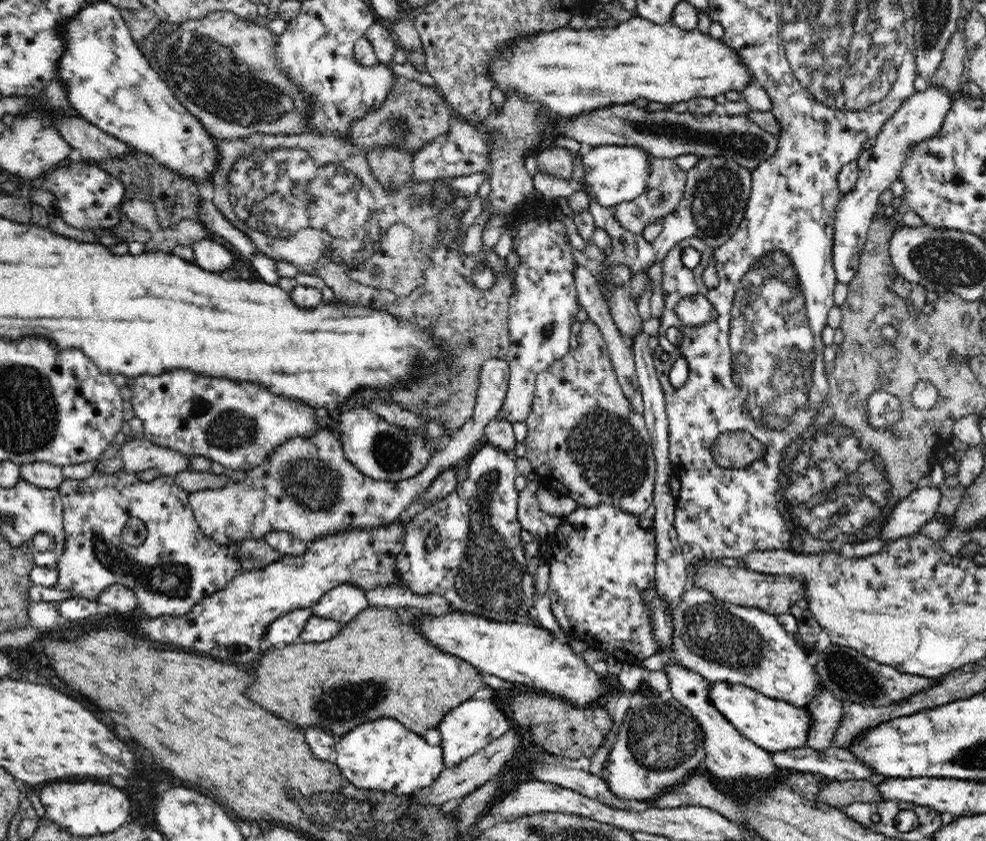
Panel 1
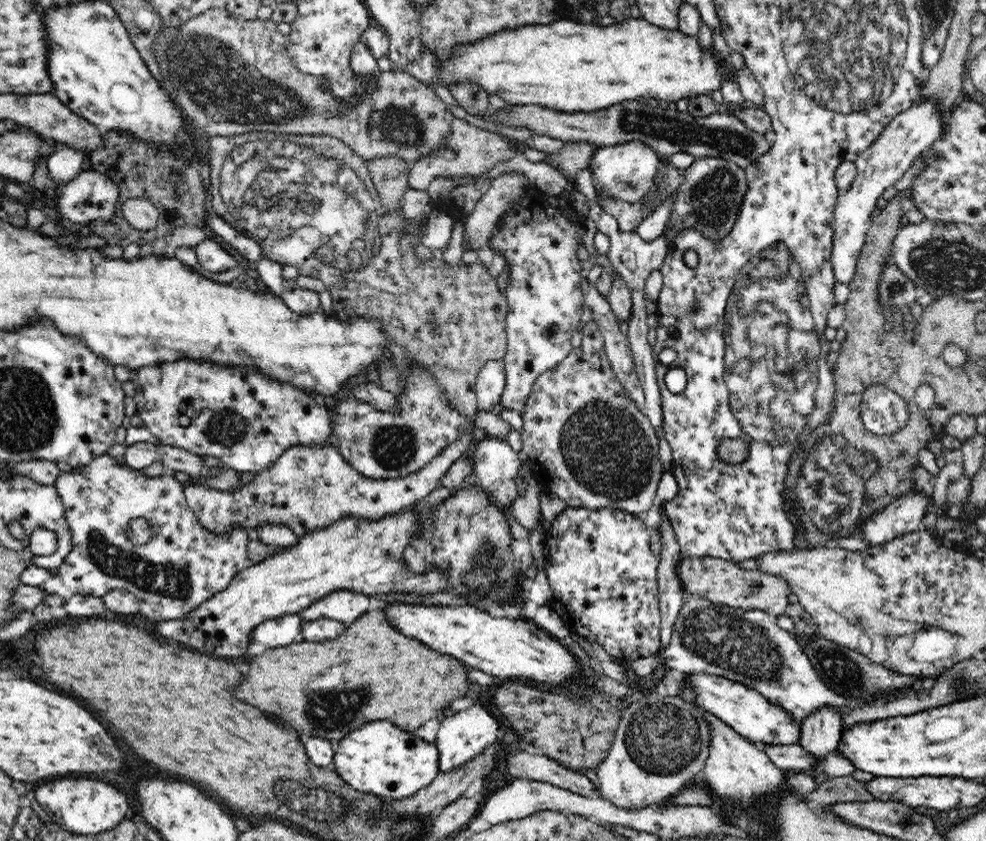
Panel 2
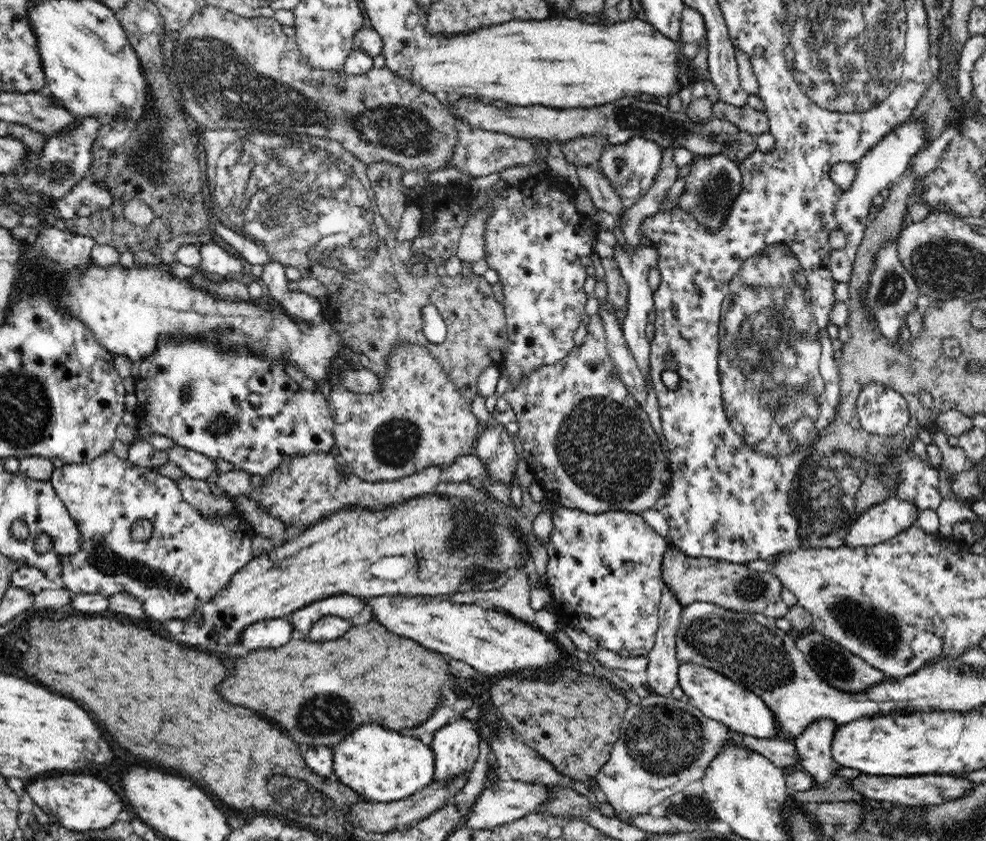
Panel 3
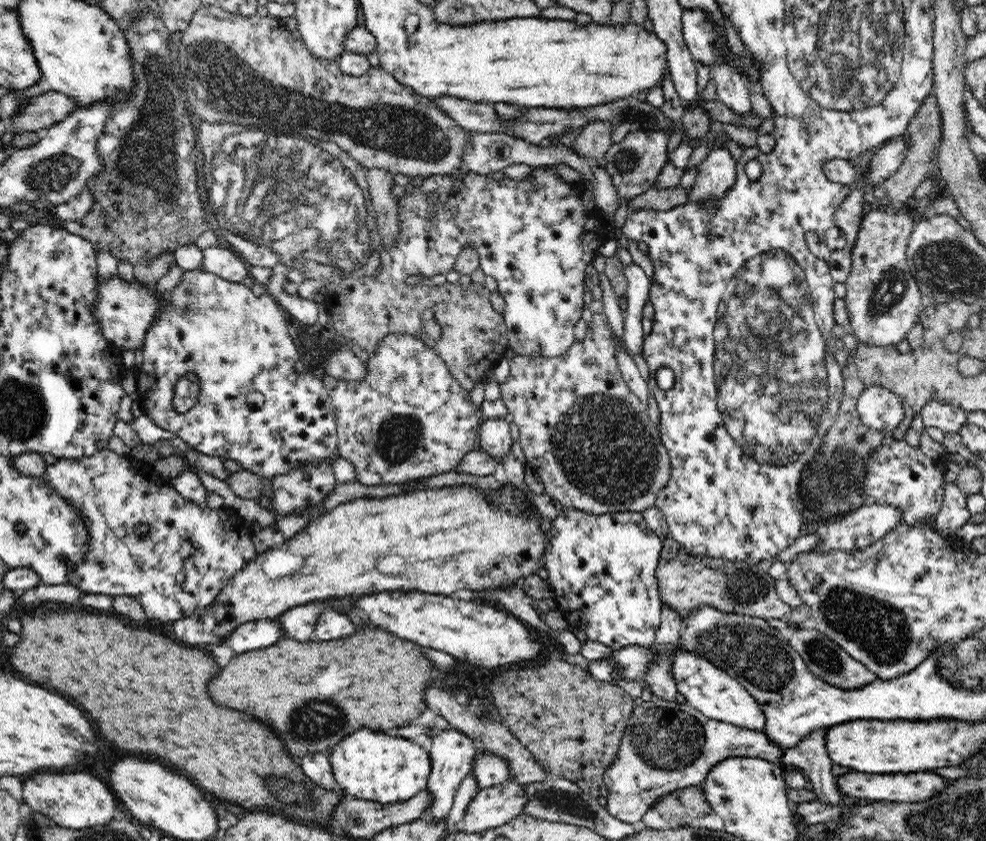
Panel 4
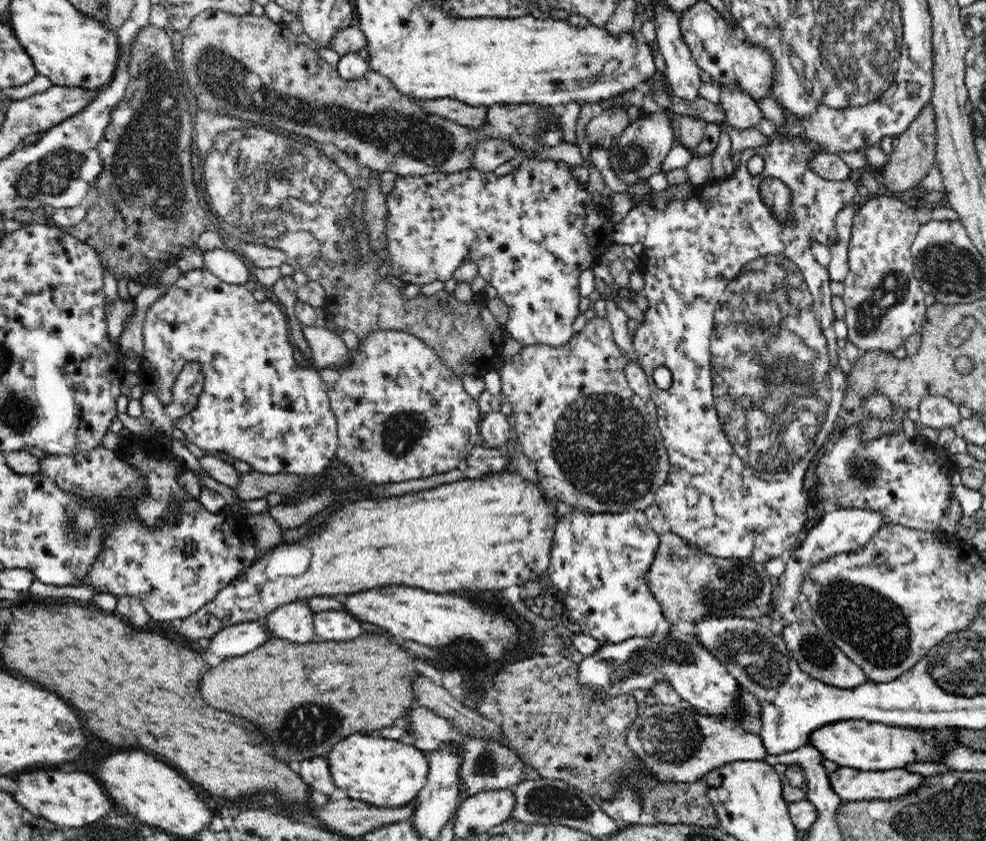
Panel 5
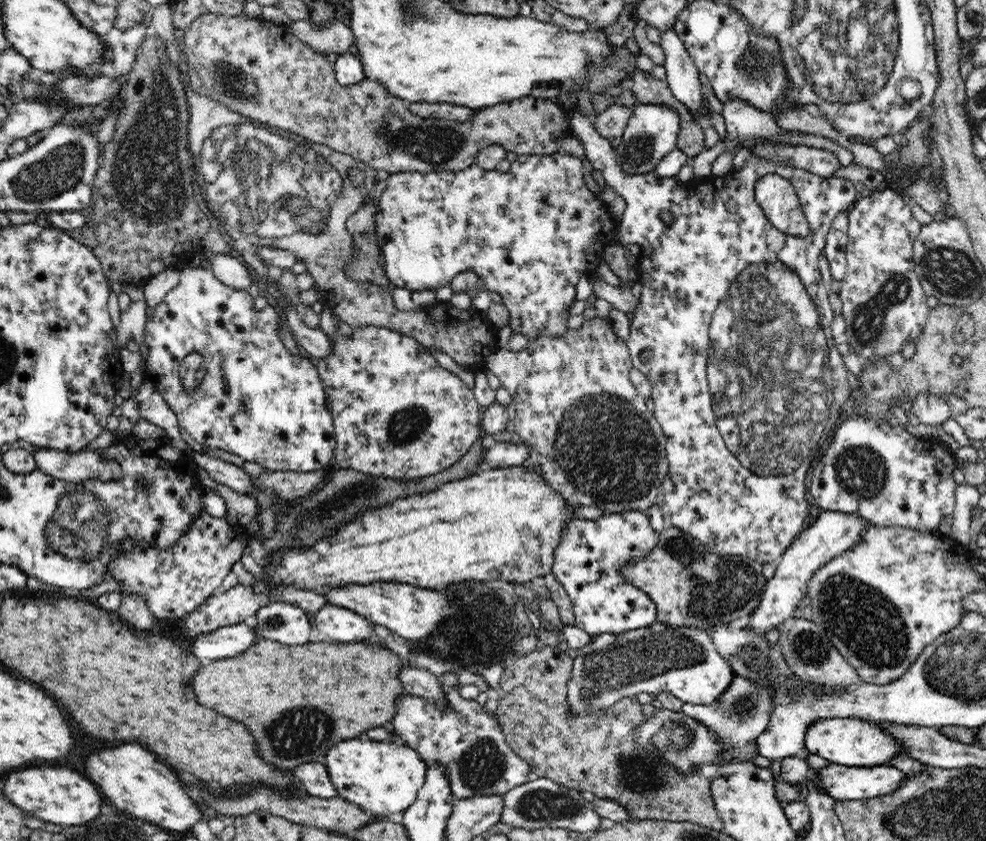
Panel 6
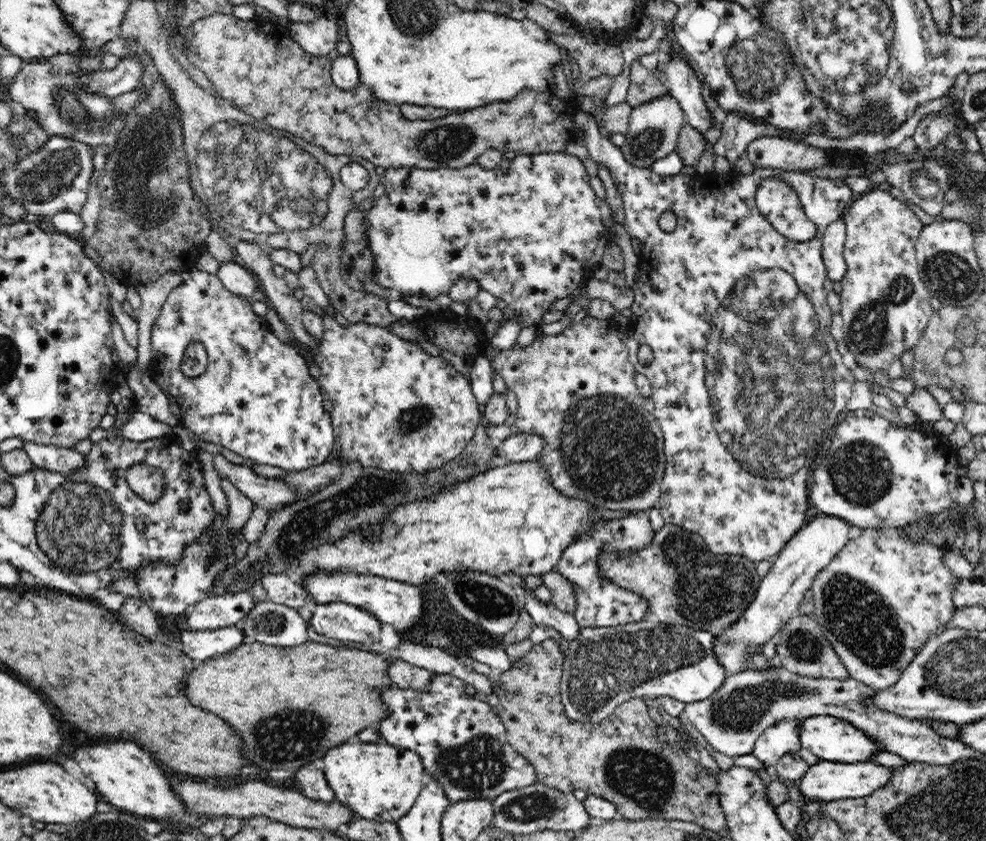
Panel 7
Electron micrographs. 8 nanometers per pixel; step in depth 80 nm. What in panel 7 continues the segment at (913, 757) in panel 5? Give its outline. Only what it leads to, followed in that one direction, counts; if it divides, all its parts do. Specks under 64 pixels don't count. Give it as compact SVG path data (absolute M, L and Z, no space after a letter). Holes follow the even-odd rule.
M820 715L802 719L799 724L798 734L799 742L801 743L800 747L810 750L820 760L835 763L870 761L869 758L874 752L884 751L865 732L856 728L851 722L836 716Z

